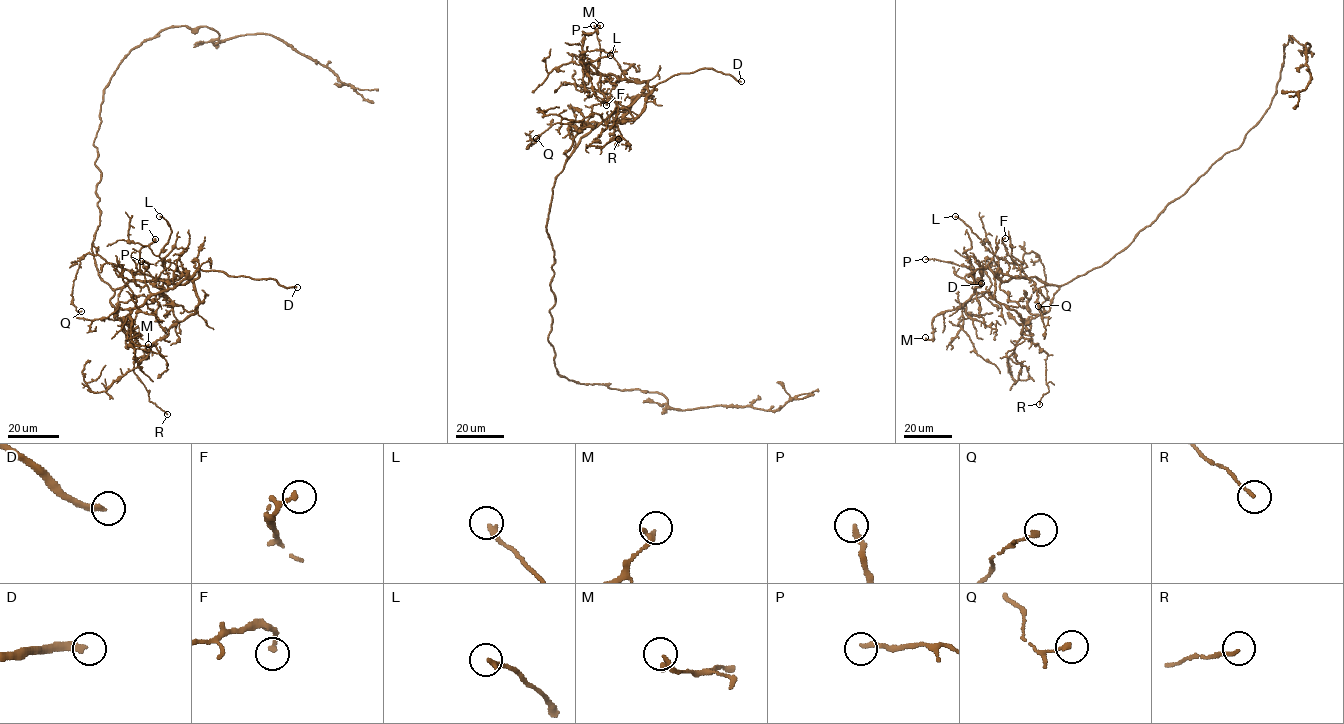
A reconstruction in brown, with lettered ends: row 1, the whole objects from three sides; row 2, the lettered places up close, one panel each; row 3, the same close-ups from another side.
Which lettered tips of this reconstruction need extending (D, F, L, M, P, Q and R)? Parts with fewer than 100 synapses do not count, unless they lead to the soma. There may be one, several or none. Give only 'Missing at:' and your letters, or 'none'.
Missing at: D

